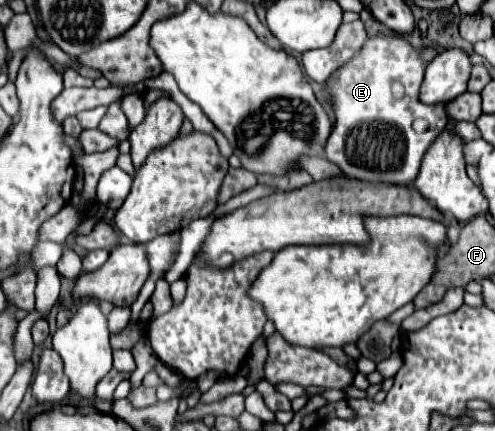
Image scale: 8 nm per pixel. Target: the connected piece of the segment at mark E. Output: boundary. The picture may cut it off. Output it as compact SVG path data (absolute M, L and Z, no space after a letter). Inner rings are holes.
M369 37L363 49L327 81L335 99L335 125L325 145L325 157L339 165L345 175L411 185L419 175L423 155L449 121L443 105L423 105L419 101L423 73L425 69L405 37ZM415 119L429 123L423 133L413 129Z

